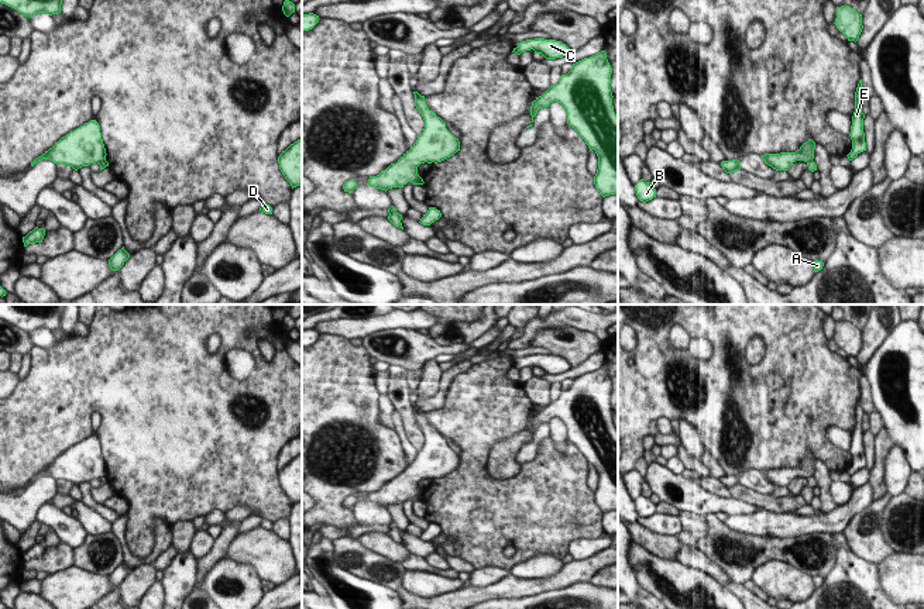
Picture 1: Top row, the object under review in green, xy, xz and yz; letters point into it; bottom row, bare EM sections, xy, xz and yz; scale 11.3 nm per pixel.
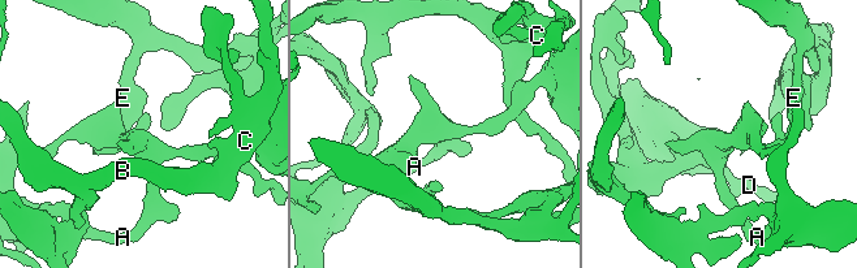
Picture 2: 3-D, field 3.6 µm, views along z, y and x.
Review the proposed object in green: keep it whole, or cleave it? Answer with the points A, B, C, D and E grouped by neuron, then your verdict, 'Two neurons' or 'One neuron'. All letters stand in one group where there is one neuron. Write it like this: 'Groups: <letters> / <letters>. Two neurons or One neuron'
Groups: A / B C D E. Two neurons

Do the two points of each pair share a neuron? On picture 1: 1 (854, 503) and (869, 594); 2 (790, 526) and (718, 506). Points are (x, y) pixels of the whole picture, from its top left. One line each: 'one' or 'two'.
1: two
2: two

